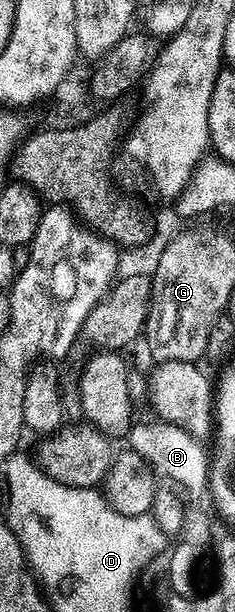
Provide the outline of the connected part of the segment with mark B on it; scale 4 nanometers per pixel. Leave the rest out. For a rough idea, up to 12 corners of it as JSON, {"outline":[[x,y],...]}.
{"outline":[[136,422],[130,450],[162,484],[198,502],[204,444],[170,422]]}

